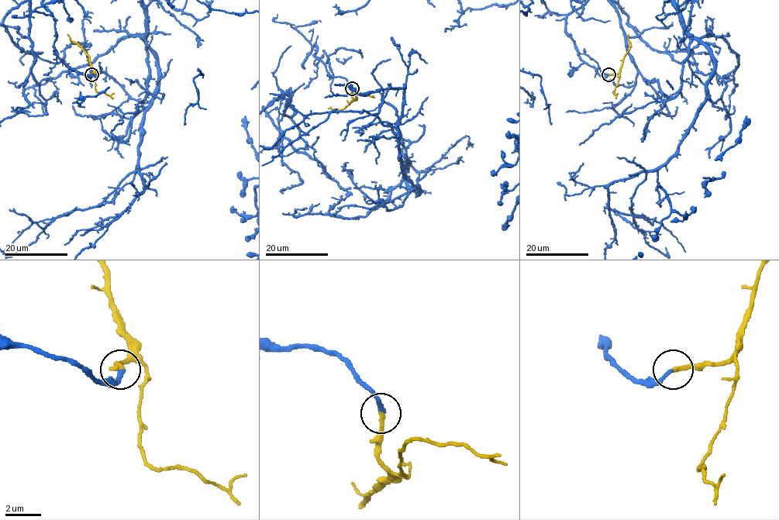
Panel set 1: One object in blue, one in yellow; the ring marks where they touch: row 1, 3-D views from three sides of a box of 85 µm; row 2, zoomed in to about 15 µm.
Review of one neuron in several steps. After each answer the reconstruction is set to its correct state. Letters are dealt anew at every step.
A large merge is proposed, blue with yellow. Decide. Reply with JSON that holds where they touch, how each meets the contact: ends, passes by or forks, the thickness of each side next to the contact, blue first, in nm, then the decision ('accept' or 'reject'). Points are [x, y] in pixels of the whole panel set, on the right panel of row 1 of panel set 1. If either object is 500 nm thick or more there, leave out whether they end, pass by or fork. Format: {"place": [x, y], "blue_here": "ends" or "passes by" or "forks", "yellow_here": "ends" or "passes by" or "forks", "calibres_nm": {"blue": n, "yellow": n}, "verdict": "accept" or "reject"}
{"place": [608, 74], "blue_here": "ends", "yellow_here": "ends", "calibres_nm": {"blue": 240, "yellow": 260}, "verdict": "accept"}

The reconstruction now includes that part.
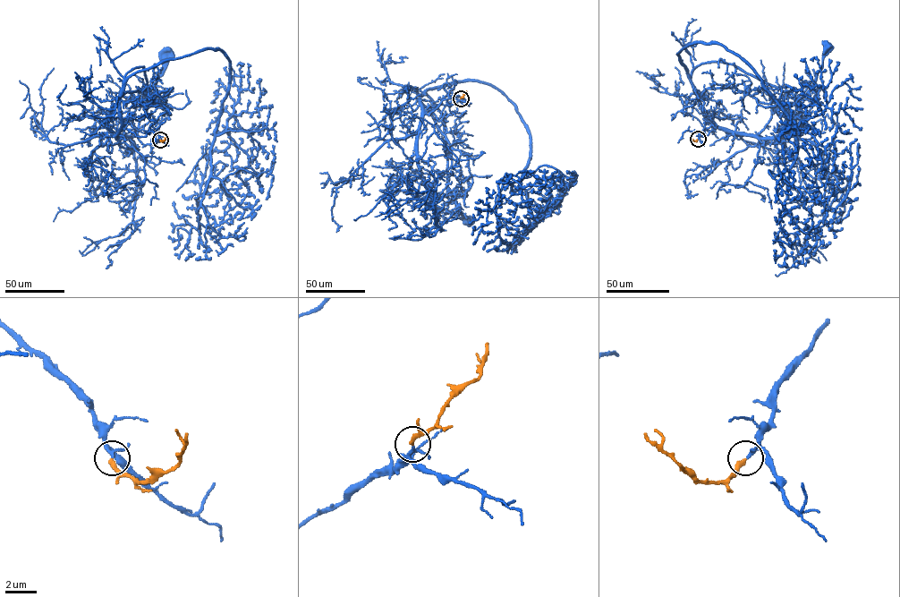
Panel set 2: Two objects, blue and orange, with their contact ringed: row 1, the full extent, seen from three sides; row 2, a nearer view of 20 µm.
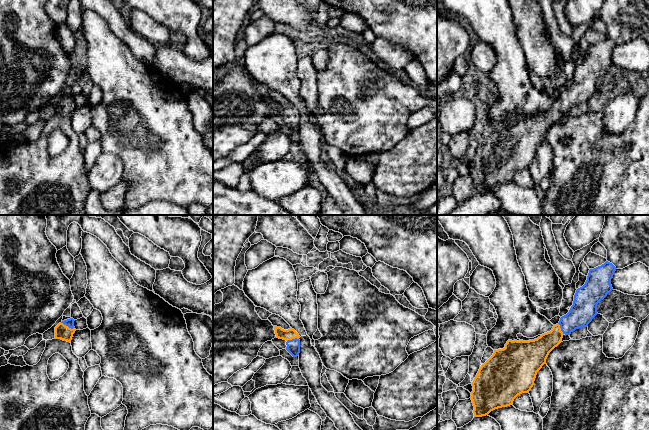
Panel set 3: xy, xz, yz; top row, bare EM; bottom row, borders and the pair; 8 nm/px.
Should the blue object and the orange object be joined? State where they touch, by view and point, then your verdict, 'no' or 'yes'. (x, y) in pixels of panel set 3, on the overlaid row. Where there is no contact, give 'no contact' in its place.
xy (68, 326) | yes

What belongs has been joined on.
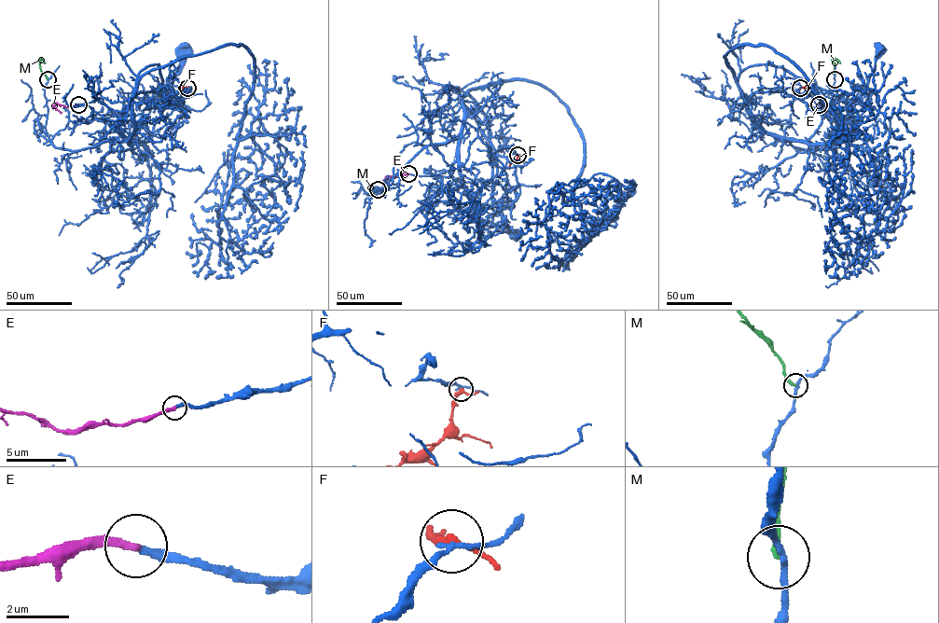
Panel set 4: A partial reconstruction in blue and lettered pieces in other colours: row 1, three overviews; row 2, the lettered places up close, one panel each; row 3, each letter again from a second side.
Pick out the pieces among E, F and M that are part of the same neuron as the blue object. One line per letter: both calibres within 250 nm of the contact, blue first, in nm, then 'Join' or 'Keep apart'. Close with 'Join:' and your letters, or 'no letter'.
E: Thickness 240 nm (blue) against 260 nm. Join
F: Thickness 170 nm (blue) against 260 nm. Keep apart
M: Thickness 200 nm (blue) against 240 nm. Keep apart
Join: E

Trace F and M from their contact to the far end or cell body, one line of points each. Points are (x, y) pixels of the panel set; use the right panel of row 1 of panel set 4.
F: (800, 88), (814, 88)
M: (835, 79), (833, 59), (835, 58), (840, 63)

